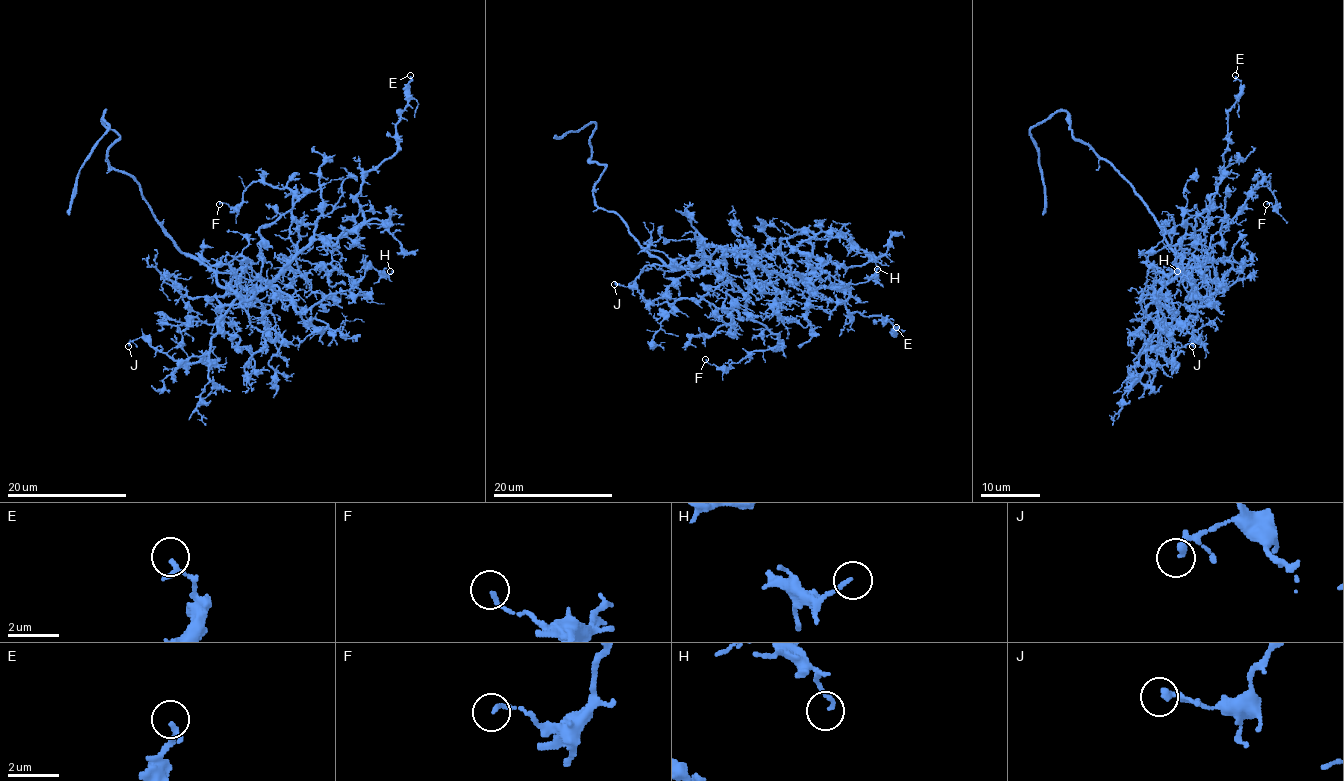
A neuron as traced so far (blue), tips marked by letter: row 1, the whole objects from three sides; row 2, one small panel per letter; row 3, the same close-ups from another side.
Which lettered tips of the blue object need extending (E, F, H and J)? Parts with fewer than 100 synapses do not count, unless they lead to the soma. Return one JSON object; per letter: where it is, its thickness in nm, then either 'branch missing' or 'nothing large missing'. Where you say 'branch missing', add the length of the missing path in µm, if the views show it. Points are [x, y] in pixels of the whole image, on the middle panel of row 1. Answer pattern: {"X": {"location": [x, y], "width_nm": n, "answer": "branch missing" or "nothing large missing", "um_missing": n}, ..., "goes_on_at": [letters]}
{"E": {"location": [896, 327], "width_nm": 180, "answer": "nothing large missing"}, "F": {"location": [705, 359], "width_nm": 140, "answer": "nothing large missing"}, "H": {"location": [877, 269], "width_nm": 130, "answer": "nothing large missing"}, "J": {"location": [614, 284], "width_nm": 190, "answer": "nothing large missing"}, "goes_on_at": []}

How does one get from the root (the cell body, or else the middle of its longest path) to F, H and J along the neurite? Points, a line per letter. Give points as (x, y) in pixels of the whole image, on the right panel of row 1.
F: (1172, 270), (1183, 280), (1189, 264), (1221, 241), (1221, 229), (1263, 181), (1275, 199), (1275, 207), (1266, 204)
H: (1172, 270), (1153, 284), (1159, 298), (1165, 286), (1145, 311), (1141, 301), (1148, 270), (1177, 271)
J: (1172, 270), (1153, 284), (1156, 307), (1165, 317), (1159, 344), (1169, 362), (1177, 349), (1195, 338), (1192, 346)

